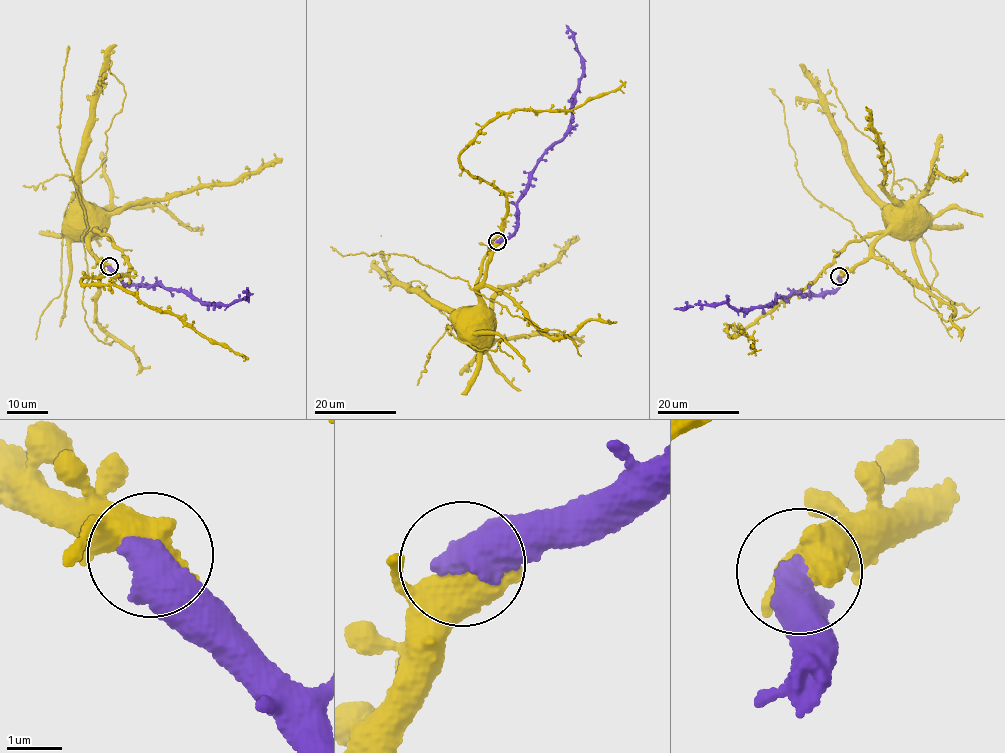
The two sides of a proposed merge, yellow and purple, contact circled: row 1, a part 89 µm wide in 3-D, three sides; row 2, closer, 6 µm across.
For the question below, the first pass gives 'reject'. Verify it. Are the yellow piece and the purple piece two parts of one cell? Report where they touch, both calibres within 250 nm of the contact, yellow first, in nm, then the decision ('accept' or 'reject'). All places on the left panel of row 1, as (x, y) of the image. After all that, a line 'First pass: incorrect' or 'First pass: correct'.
(109, 266) | 500/650 nm | accept
First pass: incorrect

